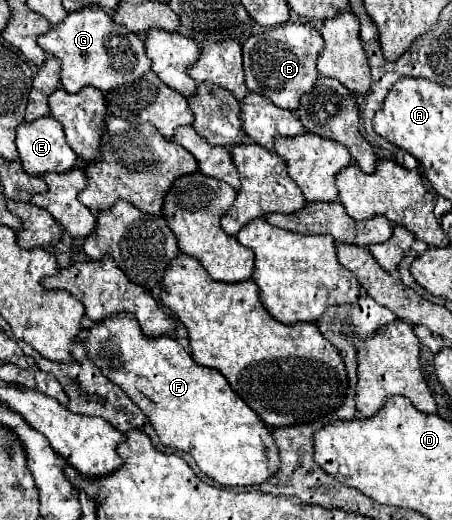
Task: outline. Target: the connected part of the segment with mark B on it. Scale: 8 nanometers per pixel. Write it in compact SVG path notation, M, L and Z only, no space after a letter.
M286 22L262 34L250 36L242 46L248 90L270 98L278 108L296 110L300 106L300 98L312 92L320 76L316 60L322 54L322 50L324 50L324 40L316 30L316 26L310 22L308 24Z

